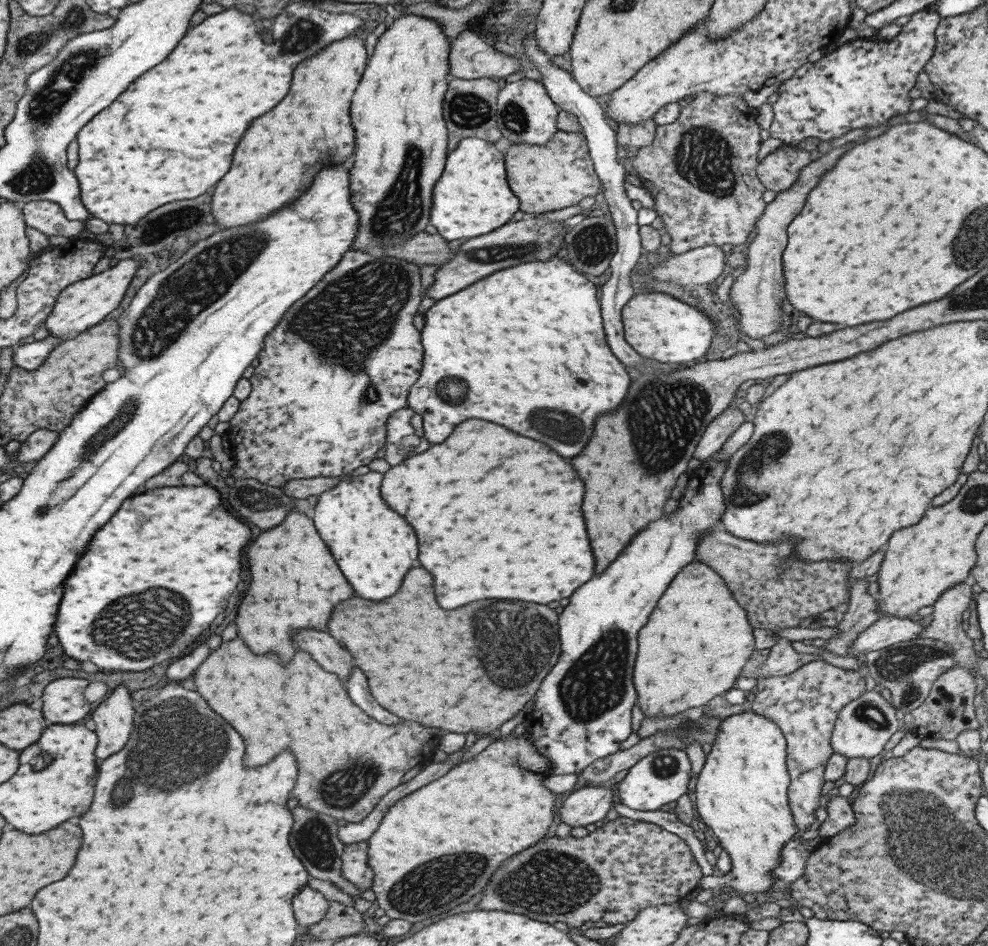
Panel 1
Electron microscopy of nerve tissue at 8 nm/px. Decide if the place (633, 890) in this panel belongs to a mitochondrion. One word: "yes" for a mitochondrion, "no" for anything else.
no

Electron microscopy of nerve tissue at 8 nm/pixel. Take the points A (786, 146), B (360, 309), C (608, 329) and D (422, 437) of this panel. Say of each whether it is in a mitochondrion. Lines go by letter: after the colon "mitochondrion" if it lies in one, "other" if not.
A: other
B: mitochondrion
C: other
D: other

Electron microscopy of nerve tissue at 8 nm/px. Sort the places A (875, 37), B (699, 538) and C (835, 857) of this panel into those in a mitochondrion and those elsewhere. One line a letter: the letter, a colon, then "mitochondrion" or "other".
A: other
B: other
C: other

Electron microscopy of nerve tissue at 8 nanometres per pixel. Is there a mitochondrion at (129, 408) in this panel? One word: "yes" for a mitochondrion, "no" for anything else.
yes

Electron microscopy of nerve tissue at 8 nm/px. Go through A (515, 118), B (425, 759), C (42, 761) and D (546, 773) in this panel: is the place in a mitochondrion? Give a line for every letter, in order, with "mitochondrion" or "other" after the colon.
A: mitochondrion
B: other
C: mitochondrion
D: other

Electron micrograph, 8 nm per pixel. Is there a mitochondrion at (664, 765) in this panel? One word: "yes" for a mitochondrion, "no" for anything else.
yes

